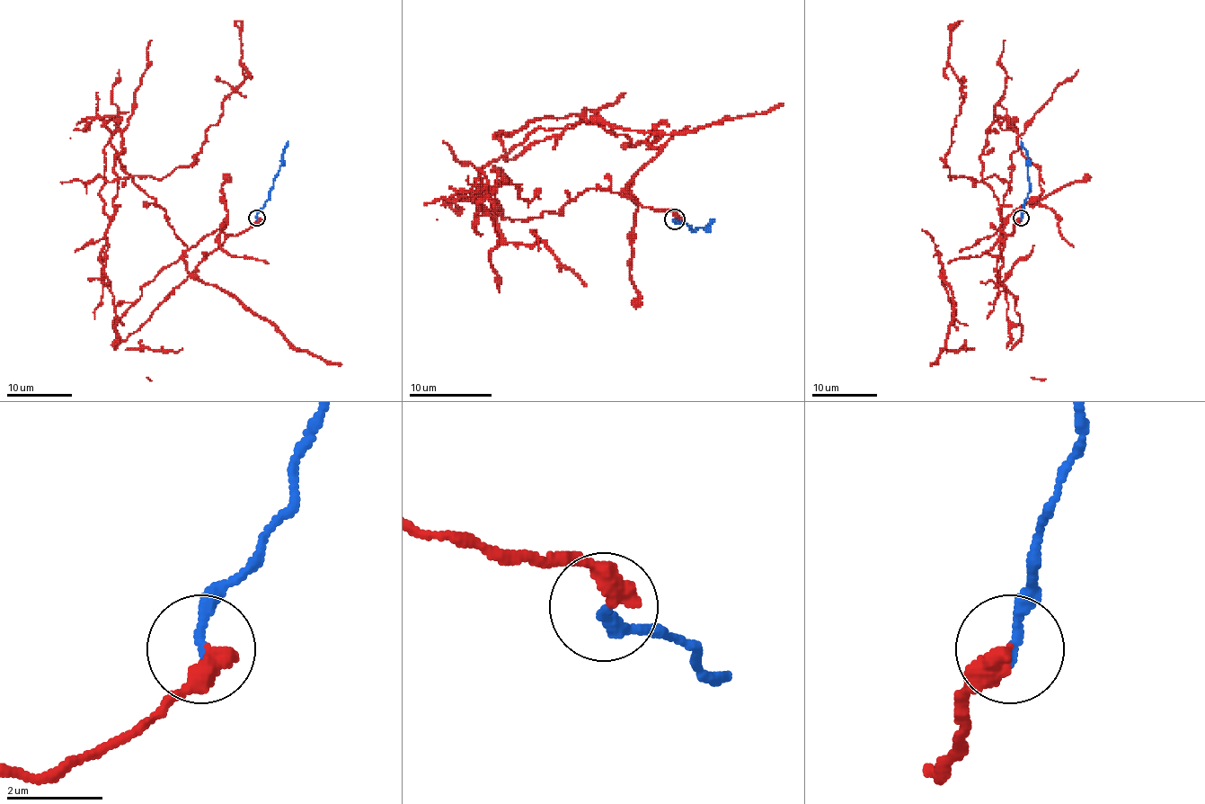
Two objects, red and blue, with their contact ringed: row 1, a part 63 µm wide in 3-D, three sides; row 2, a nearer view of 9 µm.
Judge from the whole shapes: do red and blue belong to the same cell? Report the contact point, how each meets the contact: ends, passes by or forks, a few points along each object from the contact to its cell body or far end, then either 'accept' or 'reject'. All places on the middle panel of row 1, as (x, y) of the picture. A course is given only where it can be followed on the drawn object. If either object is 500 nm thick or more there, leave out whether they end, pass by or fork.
place (674, 218); red ends; blue ends; course red (675, 219), (602, 188), (509, 219), (480, 192), (538, 128), (594, 121), (633, 145), (656, 126), (648, 145); course blue (675, 219), (695, 229), (706, 227), (714, 219); reject

